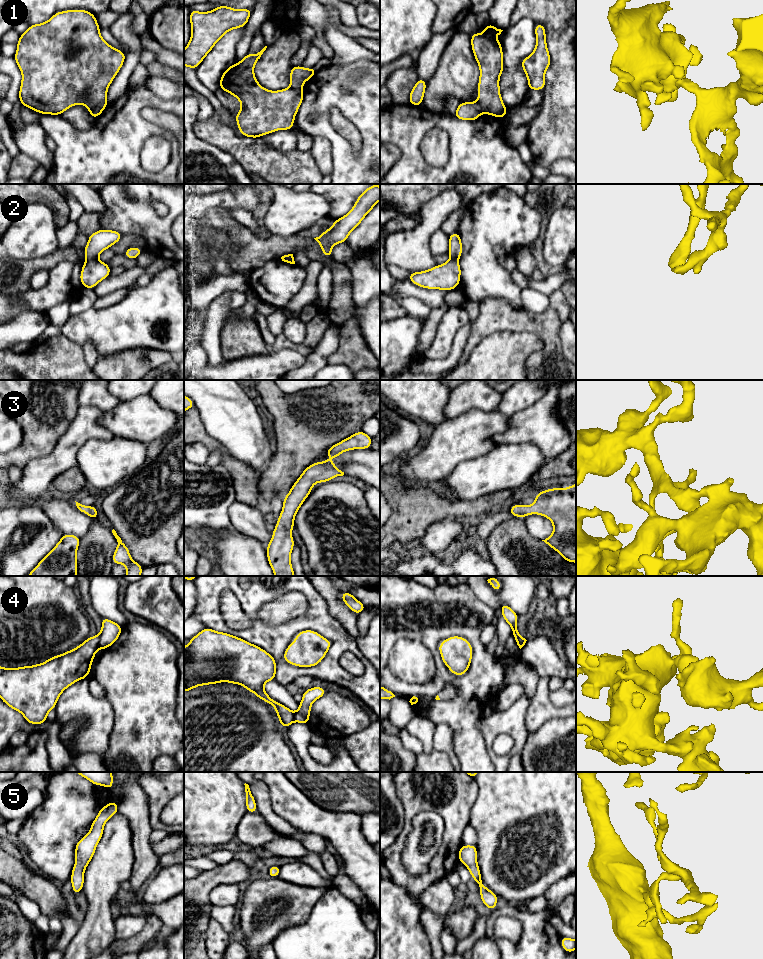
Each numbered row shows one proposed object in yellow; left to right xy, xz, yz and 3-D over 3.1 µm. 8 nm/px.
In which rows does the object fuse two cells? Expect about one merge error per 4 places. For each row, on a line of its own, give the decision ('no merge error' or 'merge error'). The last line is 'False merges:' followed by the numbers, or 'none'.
1: merge error
2: merge error
3: no merge error
4: merge error
5: no merge error
False merges: 1, 2, 4

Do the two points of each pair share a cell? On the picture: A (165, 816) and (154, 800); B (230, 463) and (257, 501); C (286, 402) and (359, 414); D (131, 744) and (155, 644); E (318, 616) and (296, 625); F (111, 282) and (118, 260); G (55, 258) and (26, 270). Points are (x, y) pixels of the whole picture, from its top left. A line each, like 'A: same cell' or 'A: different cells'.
A: different cells
B: same cell
C: same cell
D: same cell
E: same cell
F: different cells
G: same cell

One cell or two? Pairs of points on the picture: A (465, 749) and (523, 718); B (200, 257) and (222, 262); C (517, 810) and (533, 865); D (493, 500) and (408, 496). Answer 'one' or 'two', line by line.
A: two
B: two
C: one
D: one

